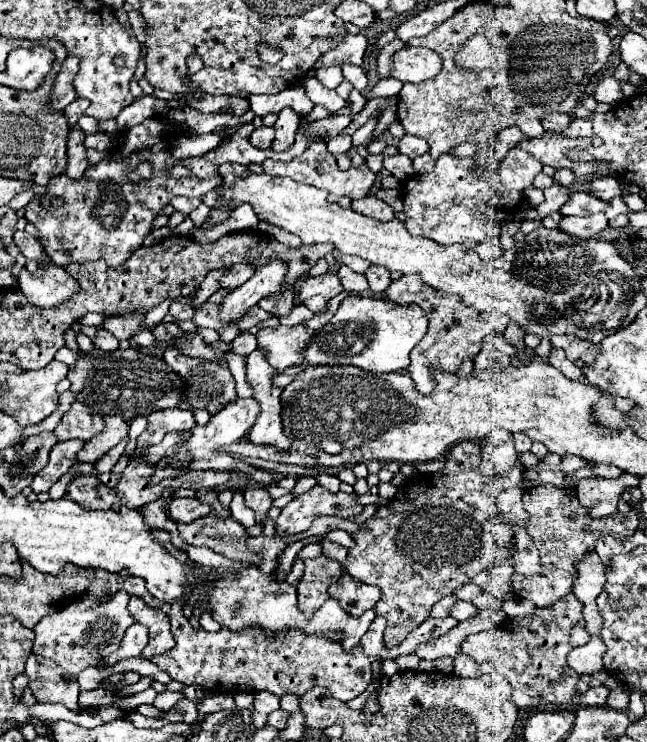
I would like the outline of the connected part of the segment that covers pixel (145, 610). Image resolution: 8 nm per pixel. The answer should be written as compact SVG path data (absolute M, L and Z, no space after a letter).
M132 596L130 598L130 612L136 622L144 624L150 630L148 646L142 650L140 658L150 660L162 652L168 652L176 644L170 634L170 618L162 610L150 608L144 604L144 600Z

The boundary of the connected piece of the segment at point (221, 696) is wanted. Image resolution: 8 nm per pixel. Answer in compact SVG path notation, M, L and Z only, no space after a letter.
M229 692L219 693L211 698L206 698L199 704L199 722L198 726L201 726L204 717L208 713L217 712L219 710L234 710L236 709L236 703L233 694Z

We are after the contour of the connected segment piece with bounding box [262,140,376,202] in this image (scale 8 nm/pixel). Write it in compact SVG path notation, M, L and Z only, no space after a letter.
M318 140L318 142L312 142L306 152L298 158L294 158L292 162L277 162L276 160L266 160L262 164L264 172L268 176L288 176L296 182L304 182L304 184L312 184L316 188L324 188L328 190L329 196L328 200L330 202L337 202L340 199L340 196L348 196L352 200L360 198L360 196L366 196L370 192L370 186L374 182L374 172L364 164L362 168L350 168L346 172L338 170L336 166L336 158L326 150L326 142L324 140Z

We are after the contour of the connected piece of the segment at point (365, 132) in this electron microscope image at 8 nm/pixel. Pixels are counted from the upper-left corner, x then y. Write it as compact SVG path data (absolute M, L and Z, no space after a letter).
M376 118L368 120L362 128L358 128L354 134L352 134L352 146L362 146L362 142L368 142L372 138L372 132L376 128Z

